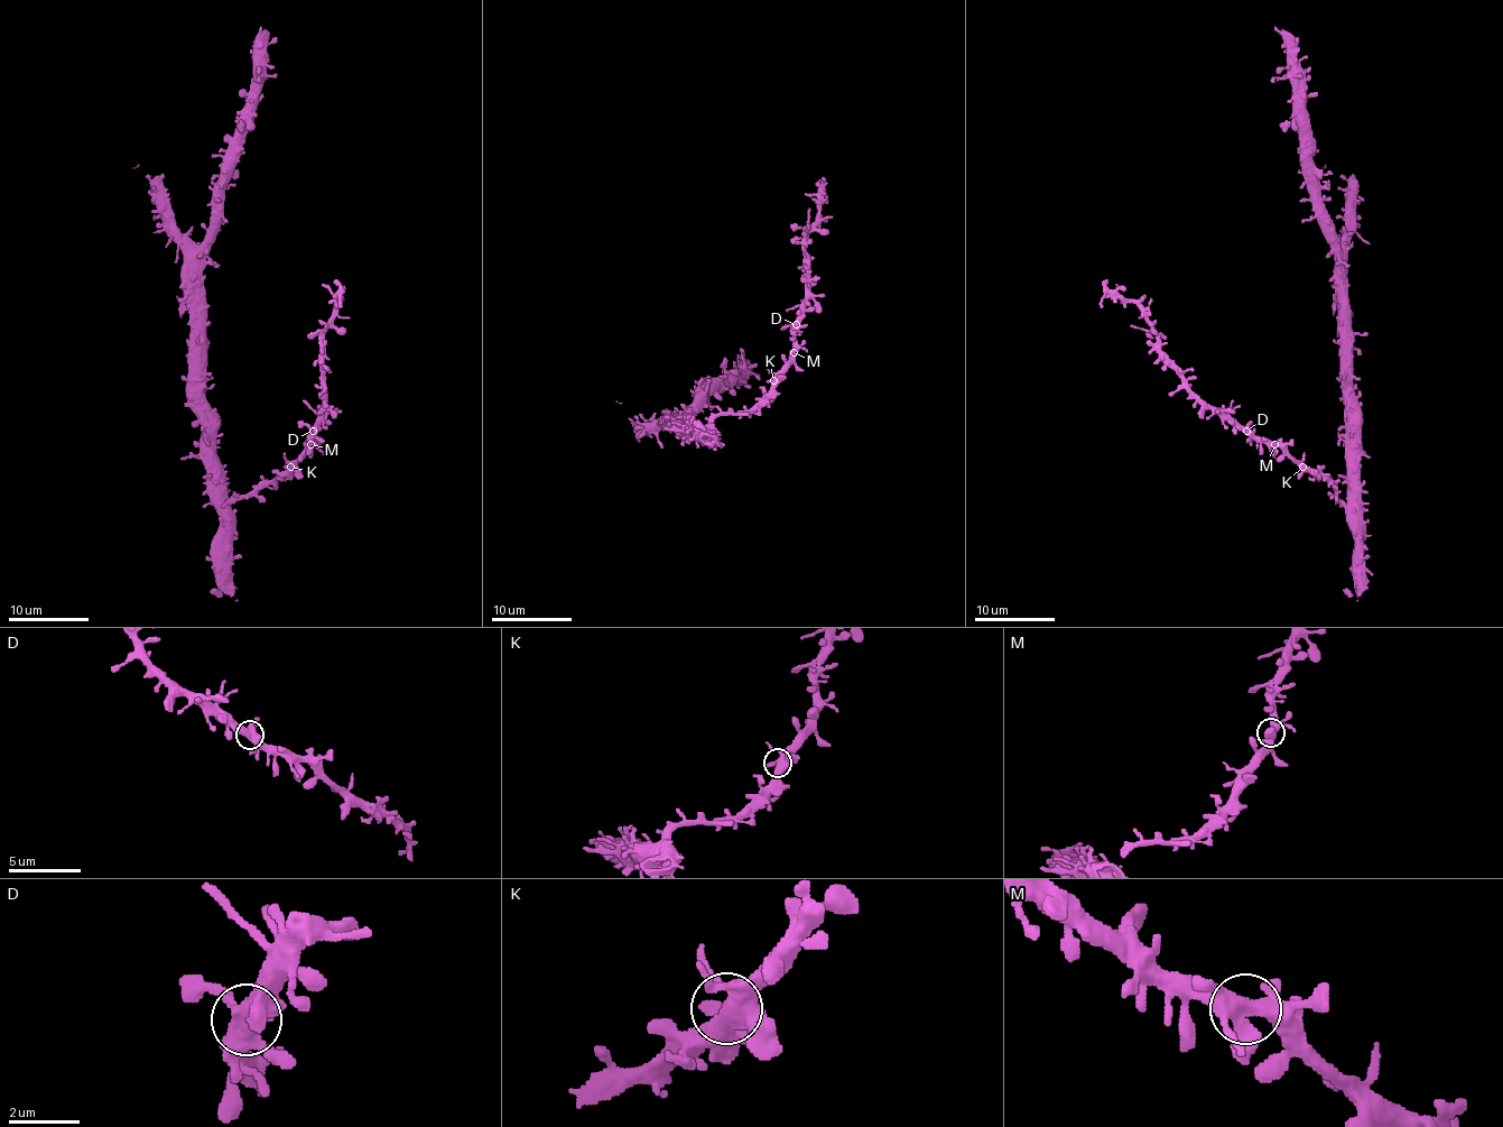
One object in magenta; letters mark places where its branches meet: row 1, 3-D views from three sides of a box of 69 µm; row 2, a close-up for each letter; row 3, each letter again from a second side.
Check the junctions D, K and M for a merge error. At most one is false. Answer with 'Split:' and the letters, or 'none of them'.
Split: none of them

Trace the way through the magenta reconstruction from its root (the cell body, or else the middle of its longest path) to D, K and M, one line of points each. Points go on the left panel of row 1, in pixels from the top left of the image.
D: (207, 451), (211, 491), (225, 504), (233, 495), (253, 495), (281, 474), (311, 446), (312, 431)
K: (207, 451), (211, 491), (223, 504), (233, 495), (253, 495), (290, 467)
M: (207, 451), (211, 491), (225, 504), (233, 495), (253, 495), (281, 474), (311, 444)

